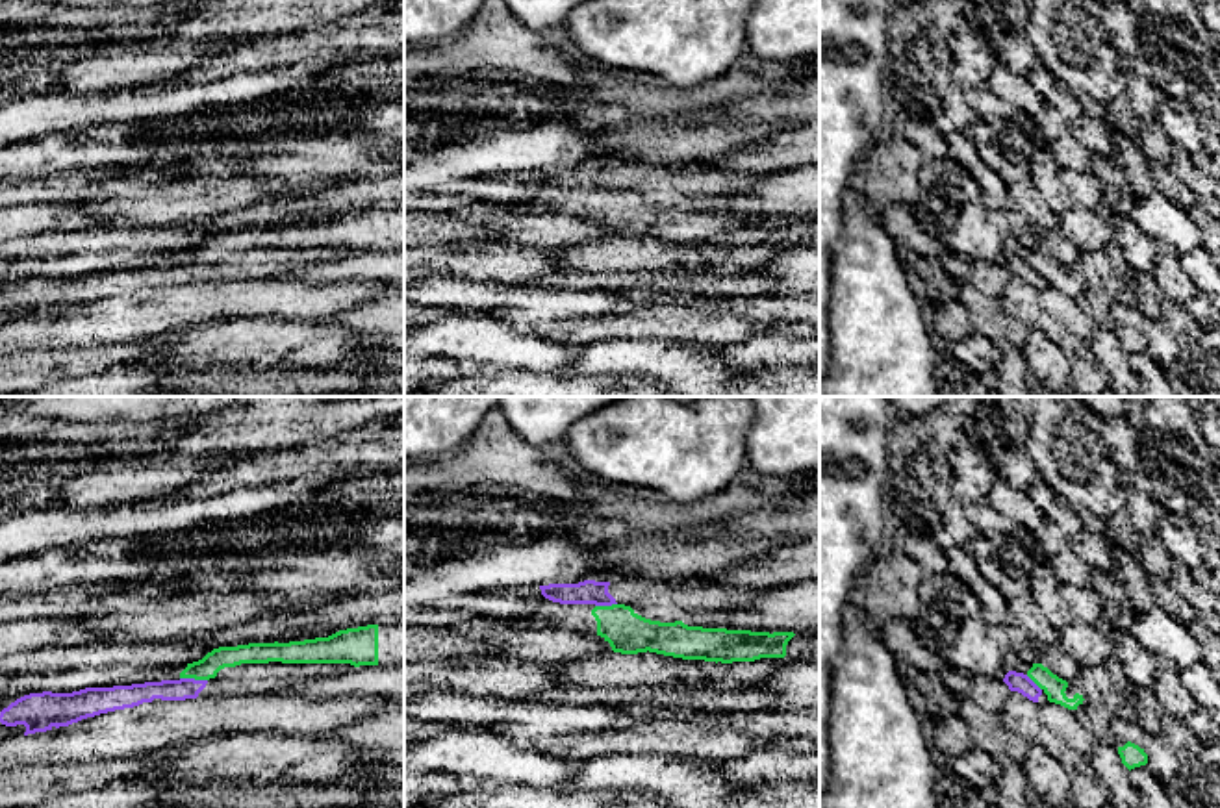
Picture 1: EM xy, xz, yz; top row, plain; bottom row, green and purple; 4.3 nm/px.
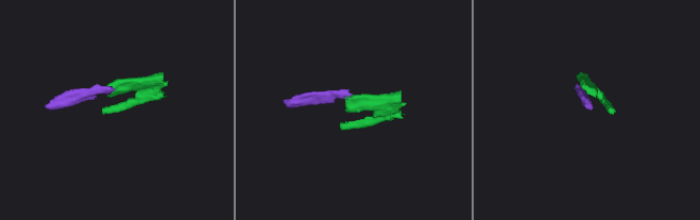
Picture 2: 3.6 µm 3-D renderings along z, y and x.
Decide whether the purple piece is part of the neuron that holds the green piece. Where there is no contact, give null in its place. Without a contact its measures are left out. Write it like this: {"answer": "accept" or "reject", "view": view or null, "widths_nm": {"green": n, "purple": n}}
{"answer": "reject", "view": "xy", "widths_nm": {"green": 100, "purple": 100}}

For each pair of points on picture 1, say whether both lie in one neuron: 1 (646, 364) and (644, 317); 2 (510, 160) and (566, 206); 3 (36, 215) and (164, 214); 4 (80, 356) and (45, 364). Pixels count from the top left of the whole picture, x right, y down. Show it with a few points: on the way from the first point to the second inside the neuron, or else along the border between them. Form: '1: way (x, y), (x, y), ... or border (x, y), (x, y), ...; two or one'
1: border (686, 340), (605, 340), (601, 343); two
2: border (514, 173), (525, 175); two
3: border (54, 201), (84, 204), (95, 215), (97, 227); two
4: way (71, 362), (54, 364); one

